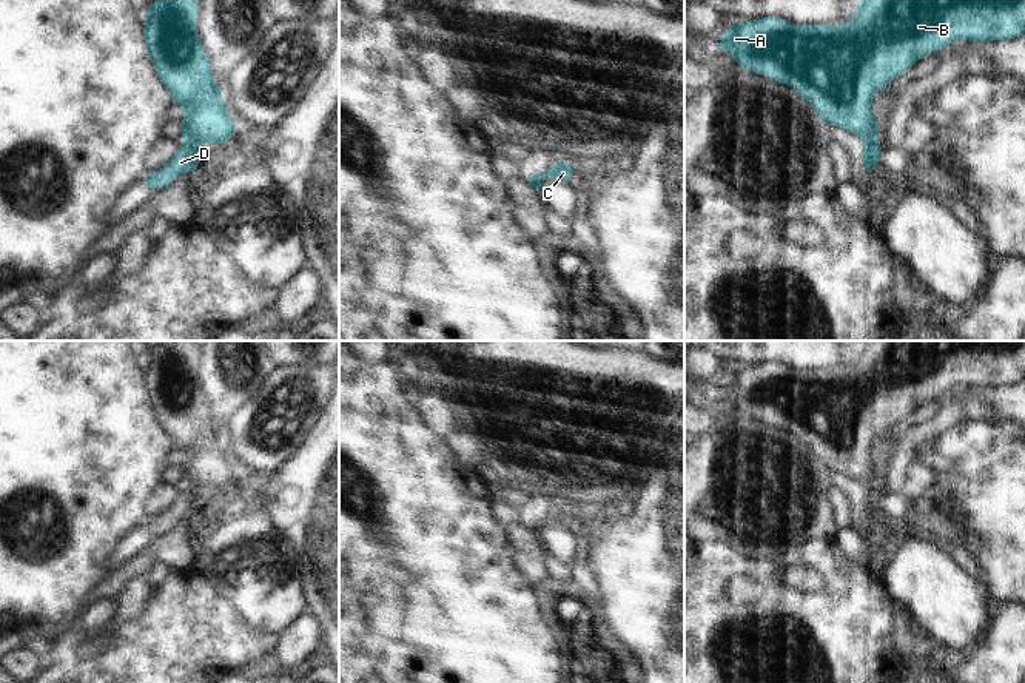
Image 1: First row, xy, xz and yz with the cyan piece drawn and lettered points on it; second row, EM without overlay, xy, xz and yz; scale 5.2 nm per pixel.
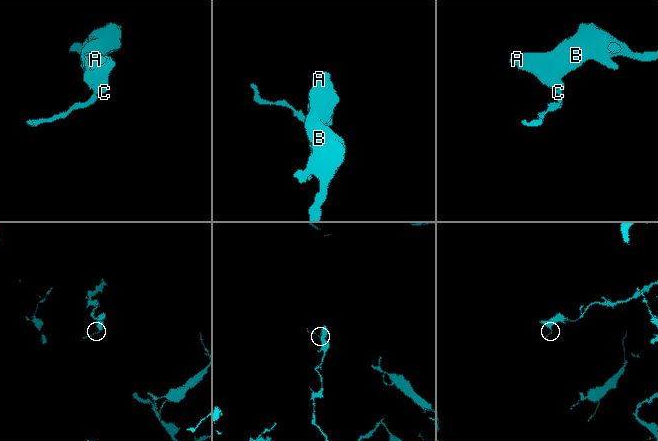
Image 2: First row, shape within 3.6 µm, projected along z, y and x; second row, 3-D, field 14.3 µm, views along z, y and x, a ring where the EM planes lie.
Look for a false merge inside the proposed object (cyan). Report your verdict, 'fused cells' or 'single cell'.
fused cells

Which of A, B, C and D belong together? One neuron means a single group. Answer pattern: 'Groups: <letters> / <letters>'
Groups: A B C / D.

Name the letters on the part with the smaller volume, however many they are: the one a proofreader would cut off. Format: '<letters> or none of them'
D

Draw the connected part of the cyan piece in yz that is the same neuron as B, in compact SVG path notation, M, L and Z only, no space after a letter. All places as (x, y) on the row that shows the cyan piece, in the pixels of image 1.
M859 0L855 17L838 25L794 25L774 15L732 23L720 35L717 49L729 54L741 69L794 88L826 125L857 134L866 145L882 128L880 120L871 114L875 93L903 76L920 57L937 54L957 39L982 43L1022 35L1025 0Z

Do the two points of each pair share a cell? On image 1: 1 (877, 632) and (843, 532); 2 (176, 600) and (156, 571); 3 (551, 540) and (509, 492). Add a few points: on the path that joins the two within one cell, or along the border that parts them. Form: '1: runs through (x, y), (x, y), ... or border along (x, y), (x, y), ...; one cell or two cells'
1: border along (833, 534), (836, 549), (848, 561), (860, 565); two cells
2: border along (170, 569), (153, 589); two cells
3: border along (538, 537), (538, 541), (547, 552); two cells

